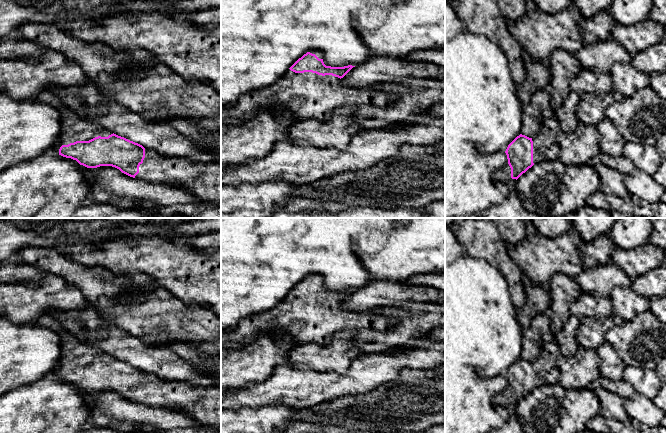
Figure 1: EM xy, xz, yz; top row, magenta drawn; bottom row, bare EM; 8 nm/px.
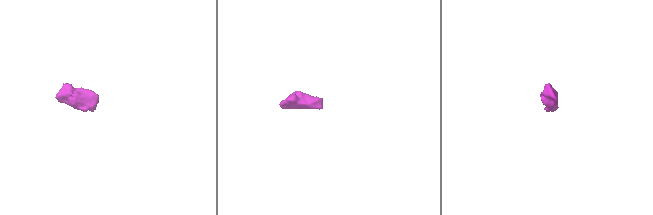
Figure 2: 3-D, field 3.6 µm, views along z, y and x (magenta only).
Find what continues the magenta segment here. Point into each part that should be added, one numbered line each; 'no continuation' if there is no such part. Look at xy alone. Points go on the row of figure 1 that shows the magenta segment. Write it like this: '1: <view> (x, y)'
1: xy (74, 127)
2: xy (202, 179)

